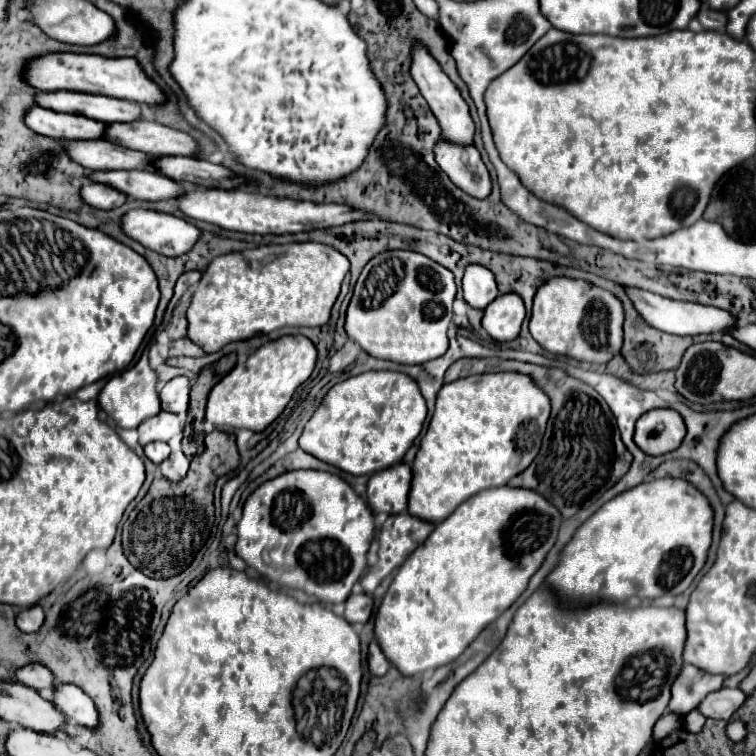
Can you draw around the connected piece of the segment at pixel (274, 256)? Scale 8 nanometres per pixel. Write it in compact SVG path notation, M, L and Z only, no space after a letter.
M316 242L258 246L218 256L202 274L188 308L188 338L212 354L228 342L284 326L324 326L348 270L350 260L342 252Z

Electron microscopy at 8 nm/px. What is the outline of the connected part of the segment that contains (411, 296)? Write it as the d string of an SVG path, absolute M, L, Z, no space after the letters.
M408 250L376 254L362 270L346 310L346 334L374 358L422 364L448 350L448 326L456 298L454 274L438 262Z

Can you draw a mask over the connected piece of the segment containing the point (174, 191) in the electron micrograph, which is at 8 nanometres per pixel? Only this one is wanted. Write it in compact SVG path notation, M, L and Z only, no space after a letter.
M92 170L86 178L112 186L134 200L174 200L182 194L180 184L152 170Z

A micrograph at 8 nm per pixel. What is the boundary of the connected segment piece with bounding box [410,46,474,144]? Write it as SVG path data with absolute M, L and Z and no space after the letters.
M414 46L414 58L412 58L410 74L412 74L414 82L418 84L422 96L430 104L434 116L438 118L438 122L442 126L442 136L448 138L450 142L456 142L456 144L472 144L474 122L470 118L468 104L460 96L460 90L454 86L454 82L450 82L450 78L446 78L444 70L438 66L438 62L434 62L434 58L430 58L430 52L426 50L426 46Z

